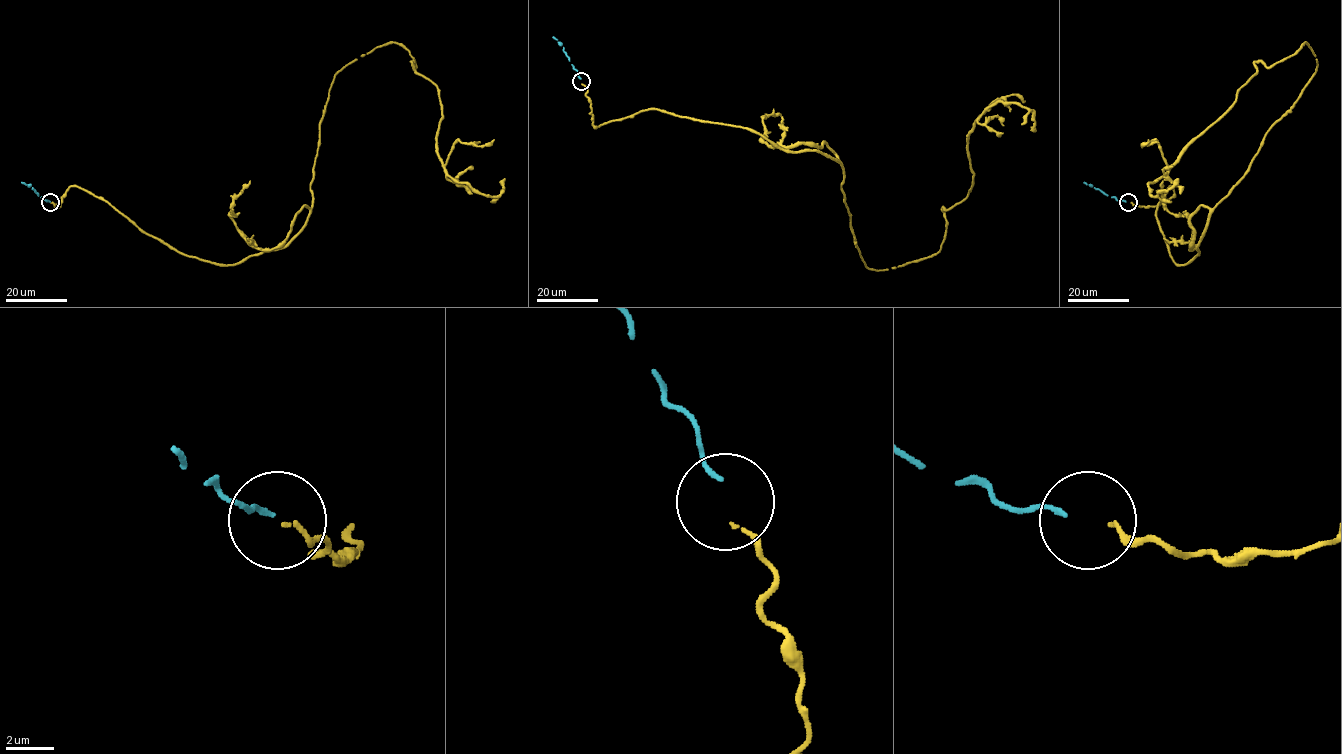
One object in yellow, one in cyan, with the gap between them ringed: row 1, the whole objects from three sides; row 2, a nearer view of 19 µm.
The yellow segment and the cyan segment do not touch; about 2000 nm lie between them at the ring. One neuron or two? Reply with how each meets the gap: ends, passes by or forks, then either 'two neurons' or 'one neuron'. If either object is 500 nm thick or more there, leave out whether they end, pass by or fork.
yellow ends there; cyan ends there; one neuron

